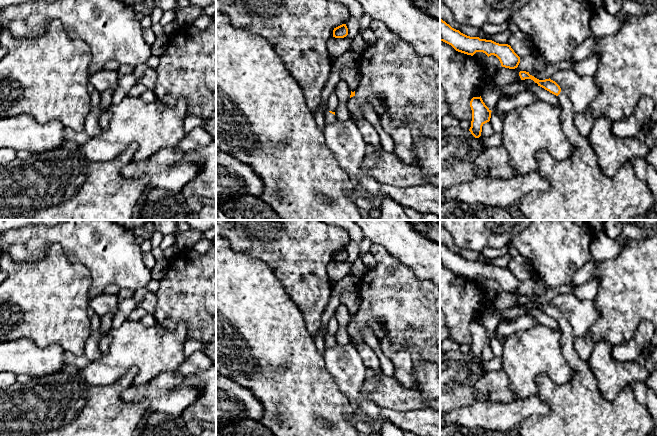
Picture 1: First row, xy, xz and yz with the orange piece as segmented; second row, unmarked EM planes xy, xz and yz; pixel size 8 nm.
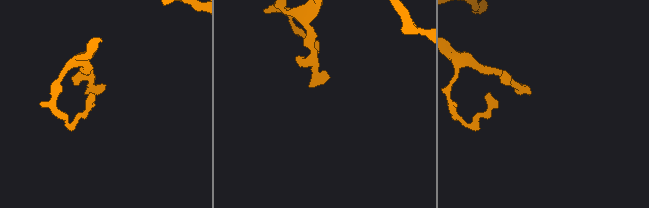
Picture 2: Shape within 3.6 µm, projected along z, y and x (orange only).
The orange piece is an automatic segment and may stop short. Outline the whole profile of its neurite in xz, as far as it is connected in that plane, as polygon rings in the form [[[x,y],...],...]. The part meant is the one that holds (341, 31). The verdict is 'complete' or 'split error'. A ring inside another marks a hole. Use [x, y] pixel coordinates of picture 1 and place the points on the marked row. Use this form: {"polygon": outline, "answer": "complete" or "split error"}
{"polygon": [[[342,24],[333,30],[333,37],[335,38],[344,38],[348,35],[348,28],[346,24]]], "answer": "complete"}

